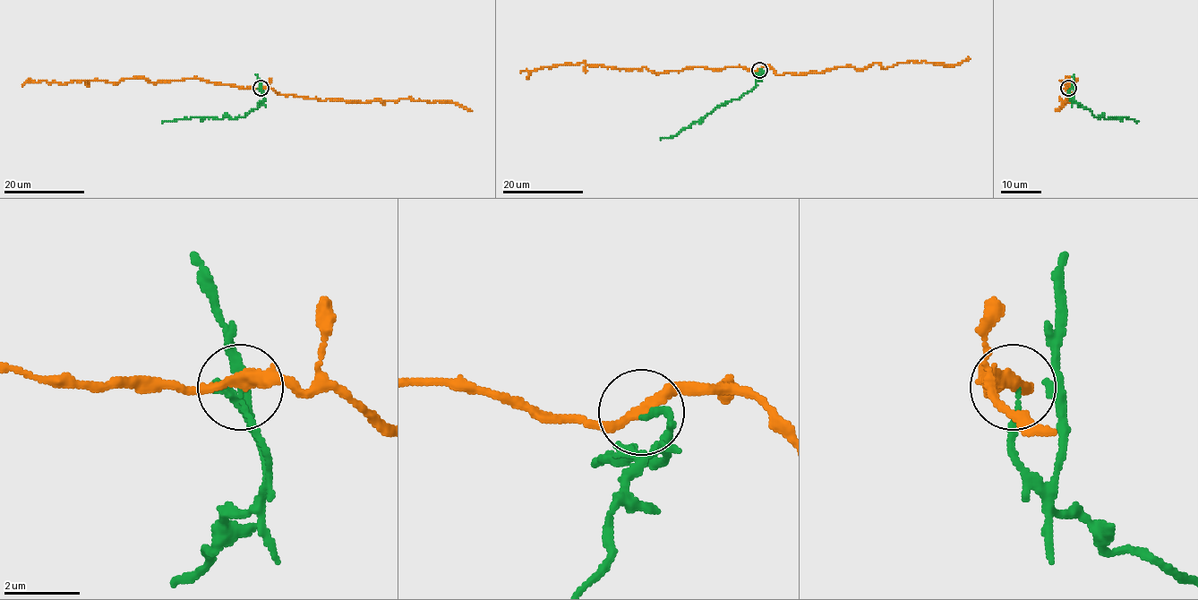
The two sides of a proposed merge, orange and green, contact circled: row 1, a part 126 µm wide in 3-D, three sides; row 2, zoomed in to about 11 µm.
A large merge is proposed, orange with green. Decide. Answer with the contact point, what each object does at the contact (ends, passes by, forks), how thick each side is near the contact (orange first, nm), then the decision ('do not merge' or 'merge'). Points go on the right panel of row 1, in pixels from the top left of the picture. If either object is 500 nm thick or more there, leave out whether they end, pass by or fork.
at (1068, 88); orange passes by; green ends there; 300 nm thick on the orange side, 90 nm on the other; do not merge

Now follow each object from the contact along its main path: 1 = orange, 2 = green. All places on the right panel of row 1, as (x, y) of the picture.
1: (1068, 88), (1065, 78), (1072, 81), (1068, 78), (1066, 83), (1061, 81), (1070, 81), (1071, 86)
2: (1069, 88), (1071, 99), (1099, 119), (1133, 118), (1137, 123)

